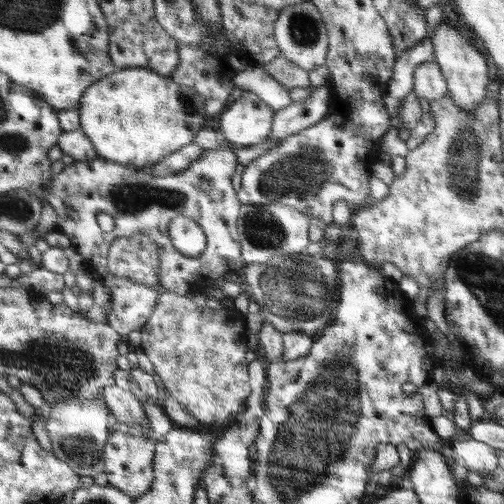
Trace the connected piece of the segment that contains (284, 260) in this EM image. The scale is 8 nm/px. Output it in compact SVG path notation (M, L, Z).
M306 250L296 254L278 255L265 263L246 265L243 272L244 287L250 290L250 299L260 305L259 314L281 333L303 333L310 337L322 332L334 318L334 307L338 298L339 272L335 261L311 256Z

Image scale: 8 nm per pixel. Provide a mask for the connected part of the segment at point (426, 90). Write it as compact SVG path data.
M436 61L422 62L413 72L413 92L429 102L438 102L447 92L447 82Z

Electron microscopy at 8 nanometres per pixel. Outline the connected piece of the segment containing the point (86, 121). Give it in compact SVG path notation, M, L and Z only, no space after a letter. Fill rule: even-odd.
M137 67L117 70L109 74L110 78L102 78L102 82L94 82L90 90L86 90L86 98L82 98L79 109L79 128L94 145L97 156L118 162L129 168L144 168L159 163L169 154L192 143L194 135L213 122L205 115L205 104L202 96L194 89L174 83L170 76L162 76L149 68Z

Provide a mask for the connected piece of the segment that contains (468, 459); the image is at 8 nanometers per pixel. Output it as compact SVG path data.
M469 439L464 442L453 441L451 449L464 460L466 468L484 476L492 476L498 469L497 449L484 442Z

